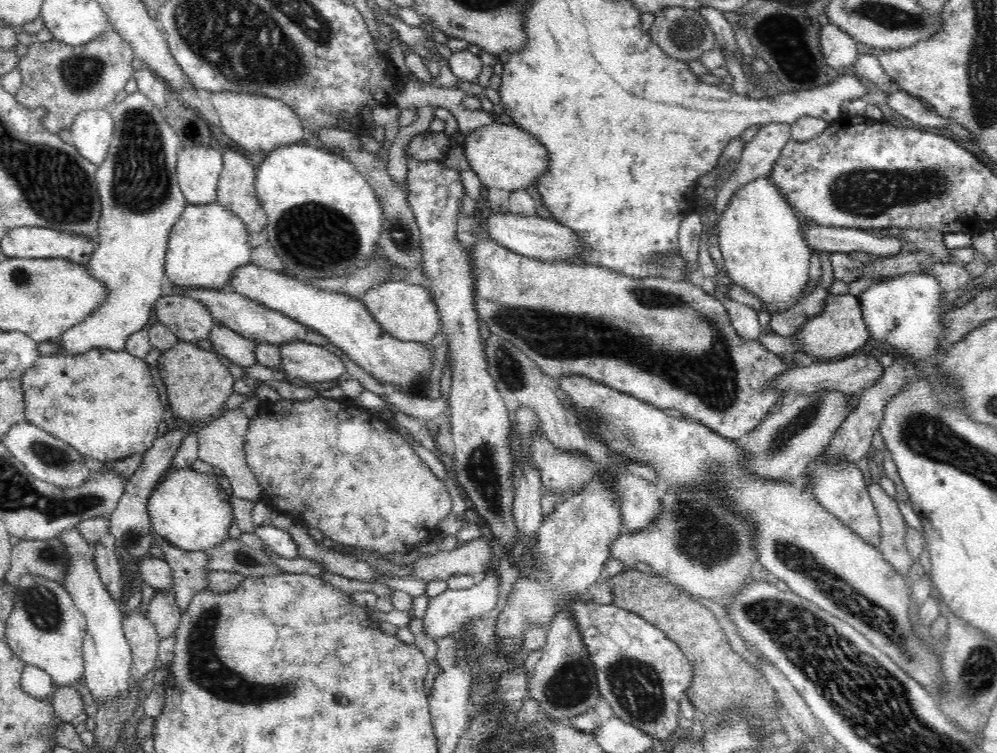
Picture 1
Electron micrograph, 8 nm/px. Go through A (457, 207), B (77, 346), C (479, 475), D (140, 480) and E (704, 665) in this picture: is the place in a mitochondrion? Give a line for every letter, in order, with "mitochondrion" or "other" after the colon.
A: other
B: other
C: mitochondrion
D: other
E: other

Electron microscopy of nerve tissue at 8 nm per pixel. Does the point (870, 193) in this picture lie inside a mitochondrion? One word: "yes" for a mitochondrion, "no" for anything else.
yes

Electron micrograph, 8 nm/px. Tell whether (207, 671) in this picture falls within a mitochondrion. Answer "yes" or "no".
yes

